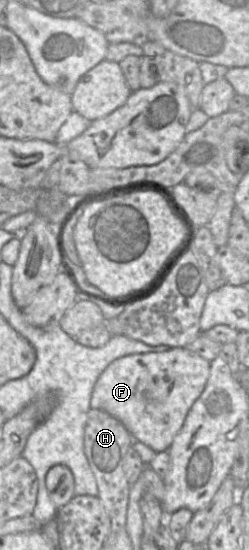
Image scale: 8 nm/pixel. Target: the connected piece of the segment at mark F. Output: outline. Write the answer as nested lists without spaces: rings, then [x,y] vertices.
[[[174,347],[165,352],[130,354],[111,362],[98,377],[92,391],[90,408],[101,409],[117,418],[132,435],[159,453],[167,451],[185,418],[202,394],[210,372],[210,362],[185,347]]]

